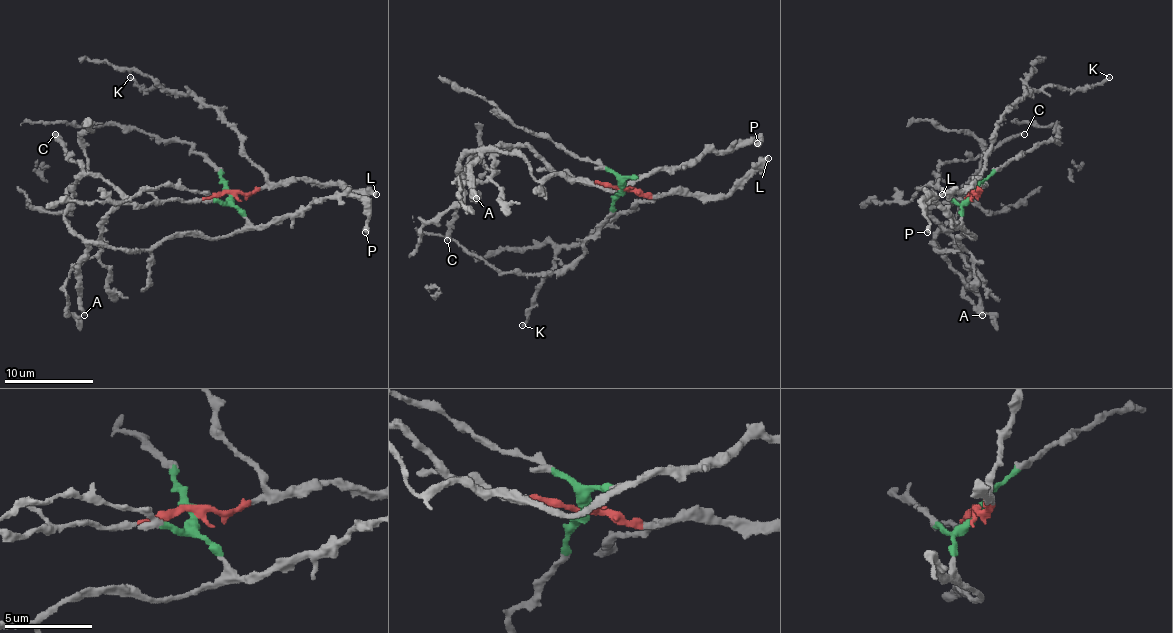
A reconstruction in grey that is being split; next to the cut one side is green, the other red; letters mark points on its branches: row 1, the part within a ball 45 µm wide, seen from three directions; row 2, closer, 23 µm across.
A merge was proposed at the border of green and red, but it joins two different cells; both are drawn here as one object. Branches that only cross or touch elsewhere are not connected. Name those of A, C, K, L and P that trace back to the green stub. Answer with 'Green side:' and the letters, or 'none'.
Green side: A, P

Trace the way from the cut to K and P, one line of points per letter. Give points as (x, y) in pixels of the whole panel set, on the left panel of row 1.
K: (230, 192), (265, 184), (245, 155), (243, 137), (192, 94), (160, 85), (145, 90), (129, 76)
P: (230, 192), (234, 206), (254, 226), (299, 217), (317, 201), (350, 195), (363, 204), (368, 224), (366, 233)

